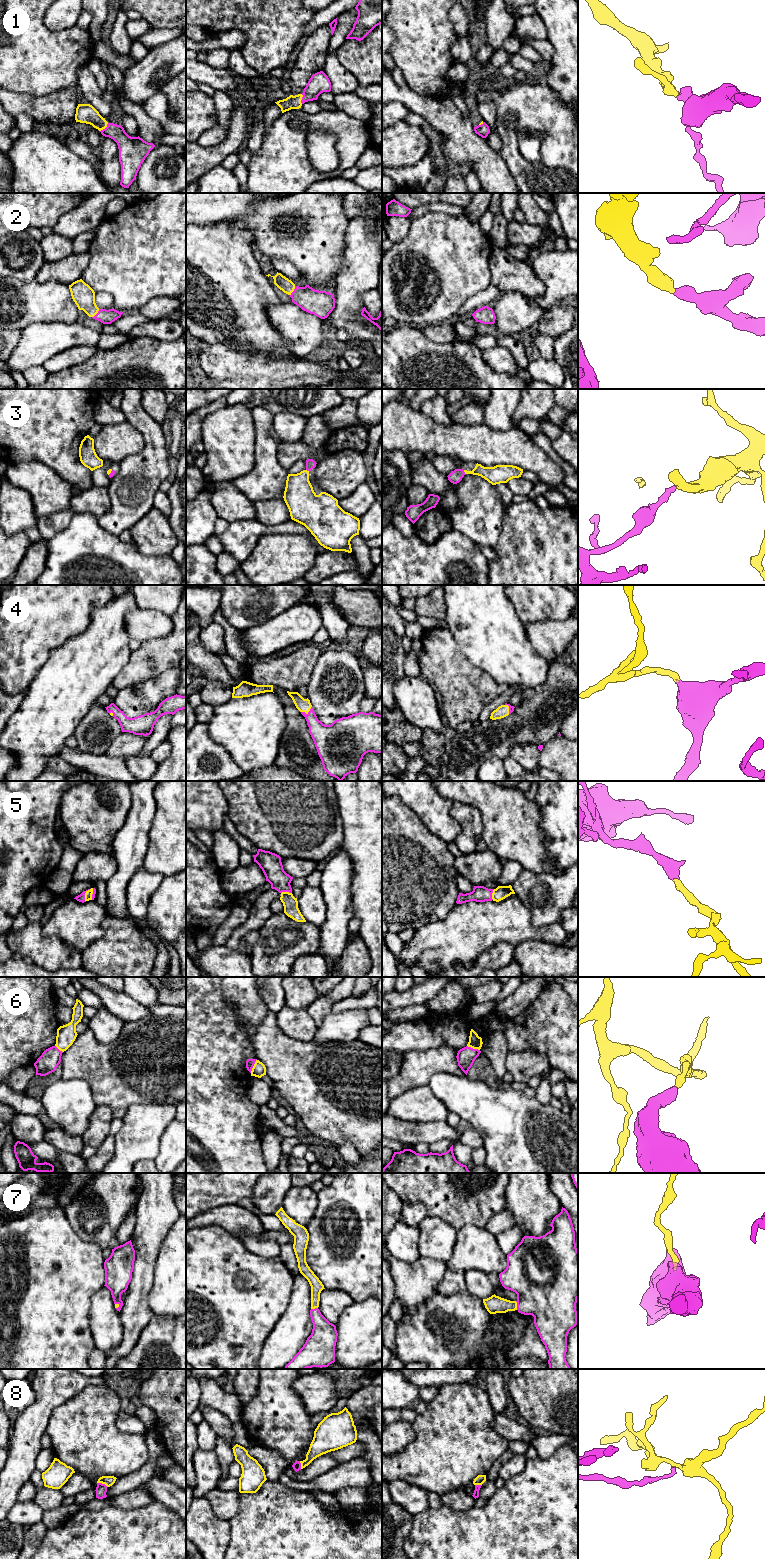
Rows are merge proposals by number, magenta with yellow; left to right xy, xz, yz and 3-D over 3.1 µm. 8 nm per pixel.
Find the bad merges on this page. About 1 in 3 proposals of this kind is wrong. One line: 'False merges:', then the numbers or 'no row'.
False merges: 6, 8

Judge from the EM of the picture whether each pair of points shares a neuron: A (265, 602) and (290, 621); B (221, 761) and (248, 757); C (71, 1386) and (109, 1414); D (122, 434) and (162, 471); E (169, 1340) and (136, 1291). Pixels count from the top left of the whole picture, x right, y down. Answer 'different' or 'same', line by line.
A: different
B: different
C: different
D: different
E: different

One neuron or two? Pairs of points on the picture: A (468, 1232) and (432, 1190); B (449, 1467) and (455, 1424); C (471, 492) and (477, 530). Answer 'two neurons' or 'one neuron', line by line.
A: two neurons
B: one neuron
C: one neuron

